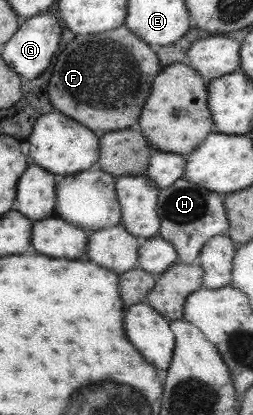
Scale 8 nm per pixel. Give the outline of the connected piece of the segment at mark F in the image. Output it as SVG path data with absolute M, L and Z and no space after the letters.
M124 24L110 31L75 36L63 52L55 56L47 94L51 109L95 133L129 129L138 120L149 94L151 80L162 70L156 54Z

